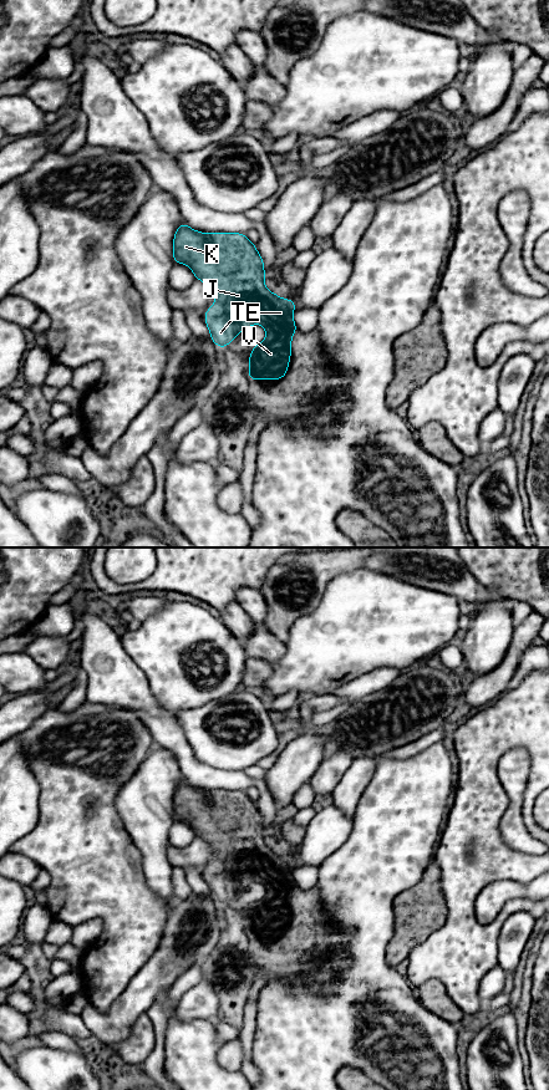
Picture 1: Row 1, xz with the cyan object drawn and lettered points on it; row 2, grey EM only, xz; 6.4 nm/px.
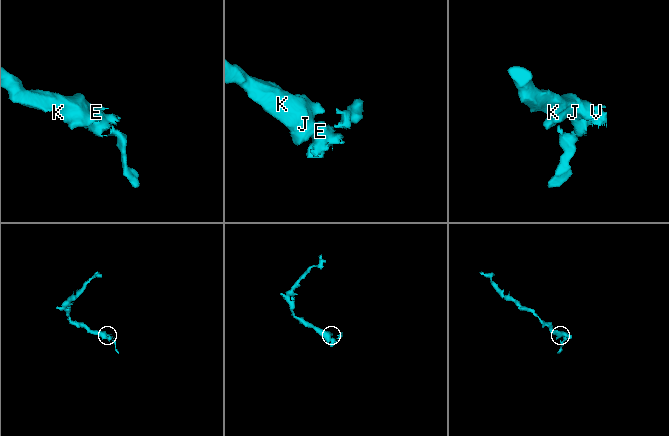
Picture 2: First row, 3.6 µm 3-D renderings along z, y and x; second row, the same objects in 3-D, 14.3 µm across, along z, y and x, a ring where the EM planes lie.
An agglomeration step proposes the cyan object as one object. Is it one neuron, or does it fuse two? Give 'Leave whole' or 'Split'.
Leave whole

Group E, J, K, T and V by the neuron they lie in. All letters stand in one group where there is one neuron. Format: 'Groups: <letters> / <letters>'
Groups: E J K T V

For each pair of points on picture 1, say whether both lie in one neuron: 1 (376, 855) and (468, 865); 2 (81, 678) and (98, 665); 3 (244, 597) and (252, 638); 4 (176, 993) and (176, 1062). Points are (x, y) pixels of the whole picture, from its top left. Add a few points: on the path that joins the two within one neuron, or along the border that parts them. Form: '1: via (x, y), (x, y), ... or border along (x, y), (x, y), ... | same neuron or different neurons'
1: border along (440, 833), (440, 840), (431, 861) | different neurons
2: border along (81, 667), (87, 676), (86, 701) | different neurons
3: via (248, 607), (249, 628) | same neuron
4: border along (174, 1008), (168, 1017), (164, 1037) | different neurons

